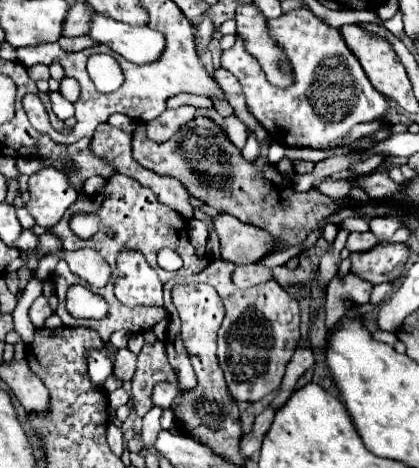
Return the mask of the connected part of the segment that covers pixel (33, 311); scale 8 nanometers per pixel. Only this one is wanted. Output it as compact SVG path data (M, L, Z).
M44 295L38 297L38 299L32 303L32 307L30 307L30 319L32 319L34 327L36 327L36 329L44 327L44 321L46 321L50 315L52 315L52 311L50 311L48 299L46 299Z

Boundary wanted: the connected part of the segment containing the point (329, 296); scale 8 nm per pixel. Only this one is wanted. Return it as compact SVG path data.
M350 273L346 277L334 277L326 291L326 315L324 325L330 329L336 319L340 319L346 311L346 303L352 305L364 305L368 303L372 285L366 281L360 281L360 277L352 277Z

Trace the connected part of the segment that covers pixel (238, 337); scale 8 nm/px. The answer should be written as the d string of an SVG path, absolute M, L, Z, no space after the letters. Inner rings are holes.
M214 259L202 273L184 277L182 281L202 281L218 291L226 307L226 317L218 331L218 361L232 399L254 403L280 387L286 363L300 341L300 307L276 281L238 289L232 283L232 271L232 263Z

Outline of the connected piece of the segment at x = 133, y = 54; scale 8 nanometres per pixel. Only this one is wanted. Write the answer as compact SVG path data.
M94 13L90 25L90 37L98 43L108 45L112 51L122 55L126 61L136 65L148 65L162 57L166 39L162 33L150 27L132 27L110 17Z

